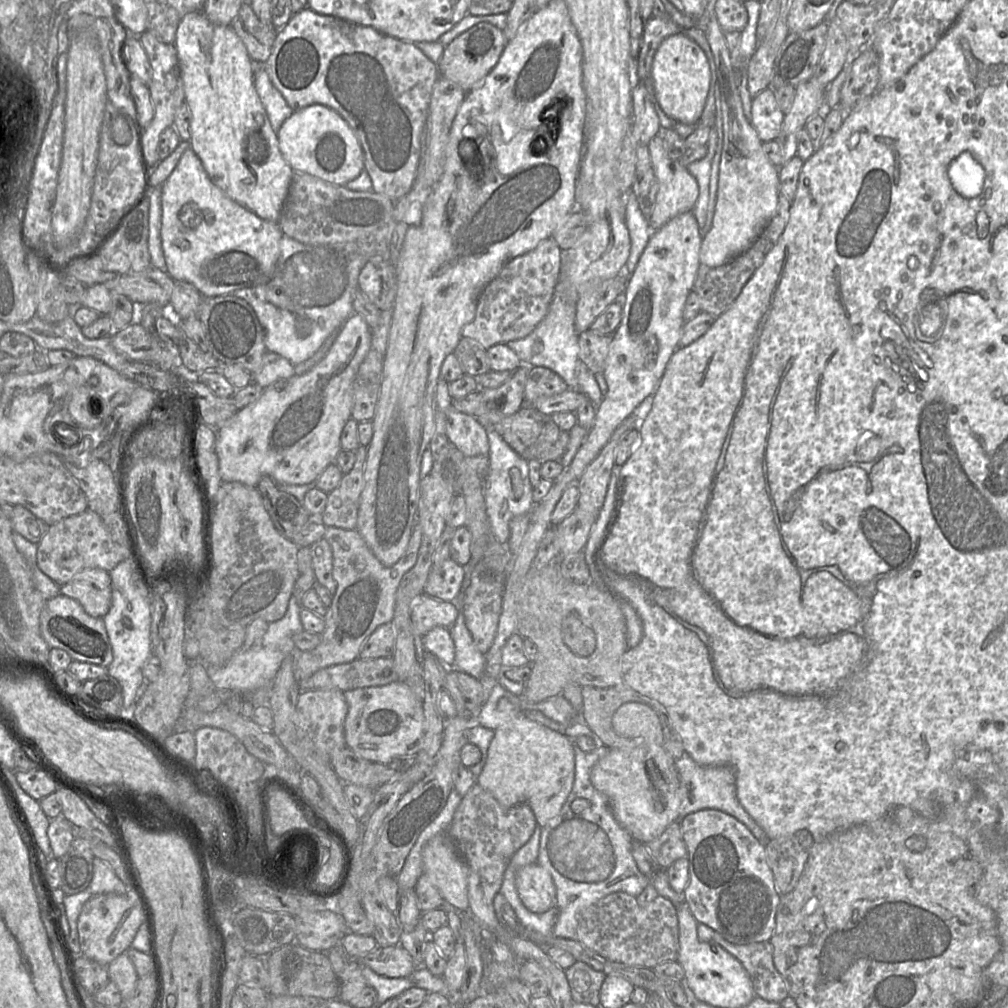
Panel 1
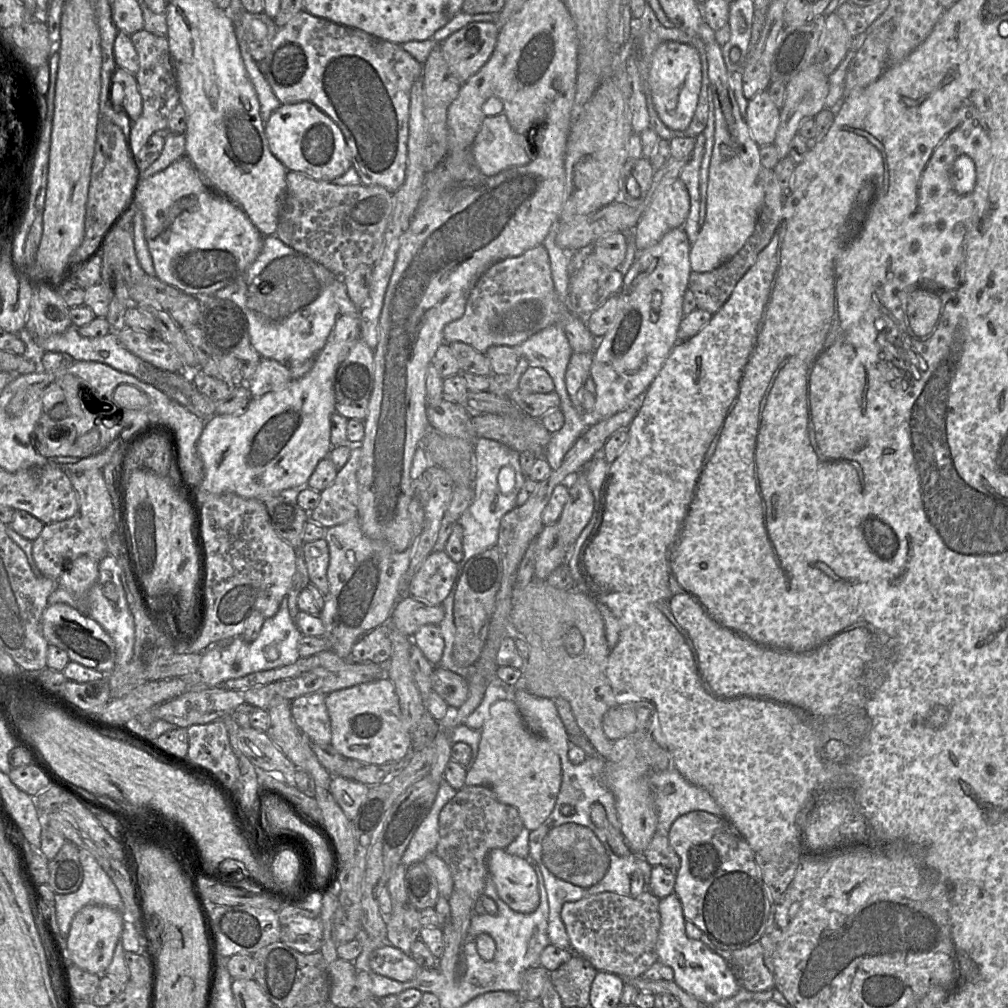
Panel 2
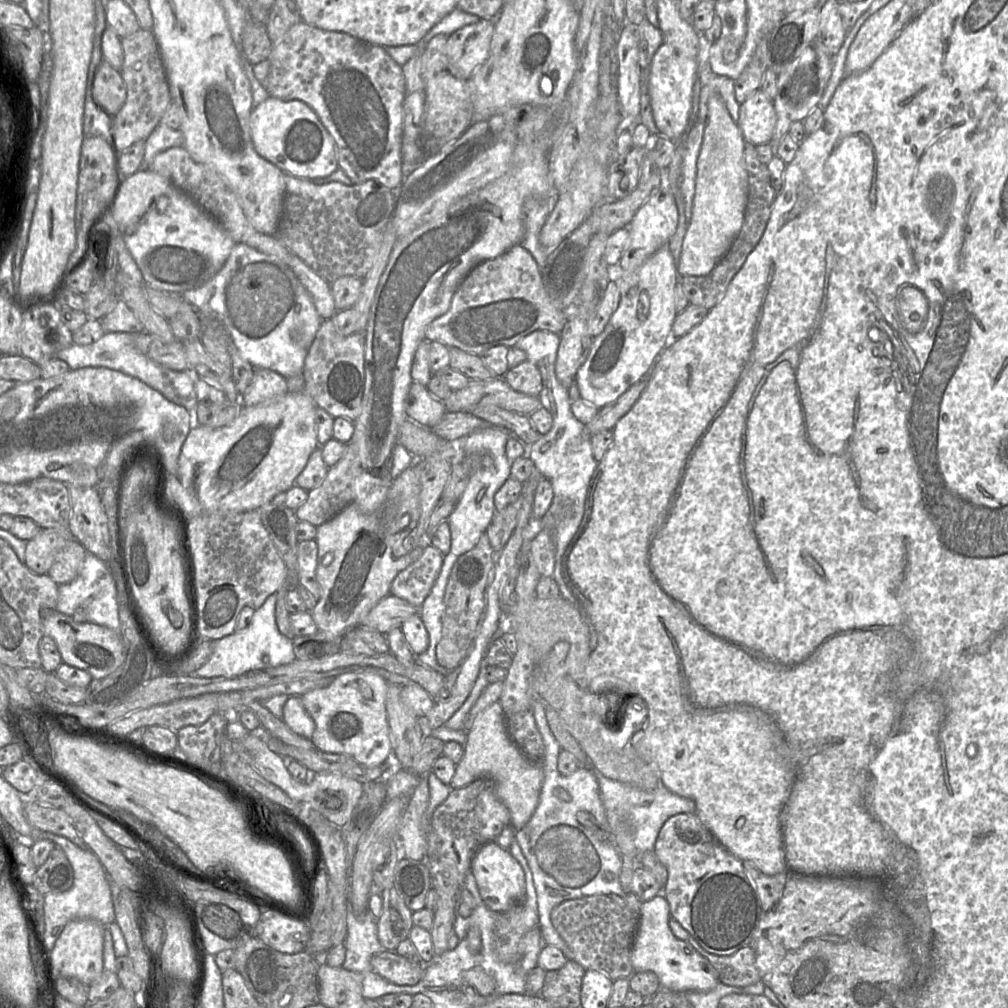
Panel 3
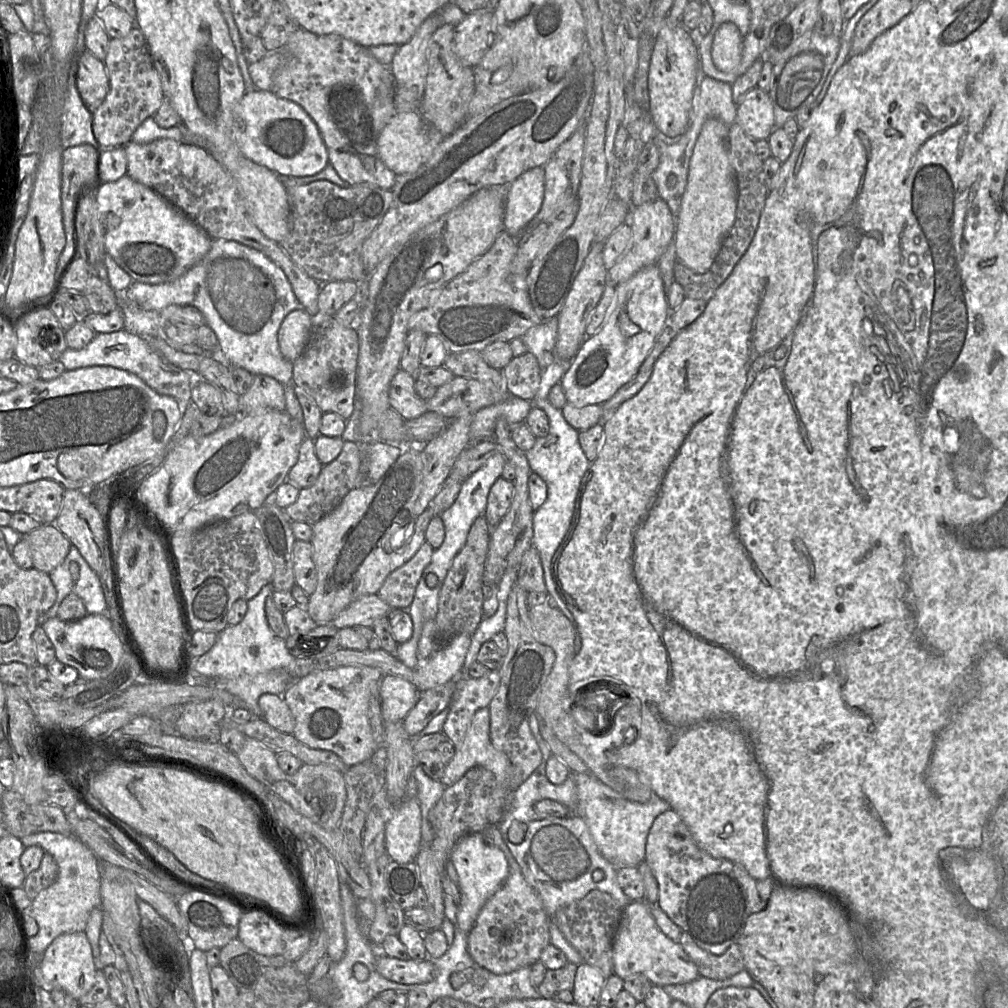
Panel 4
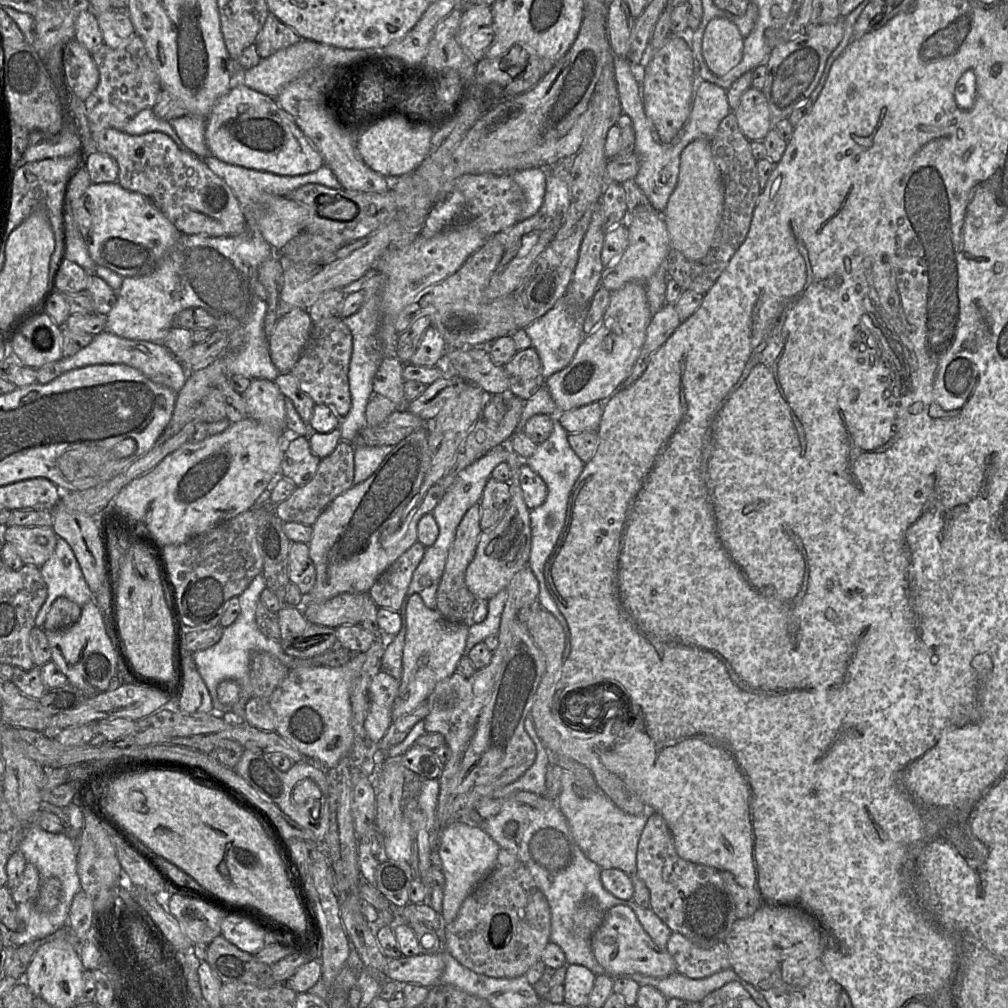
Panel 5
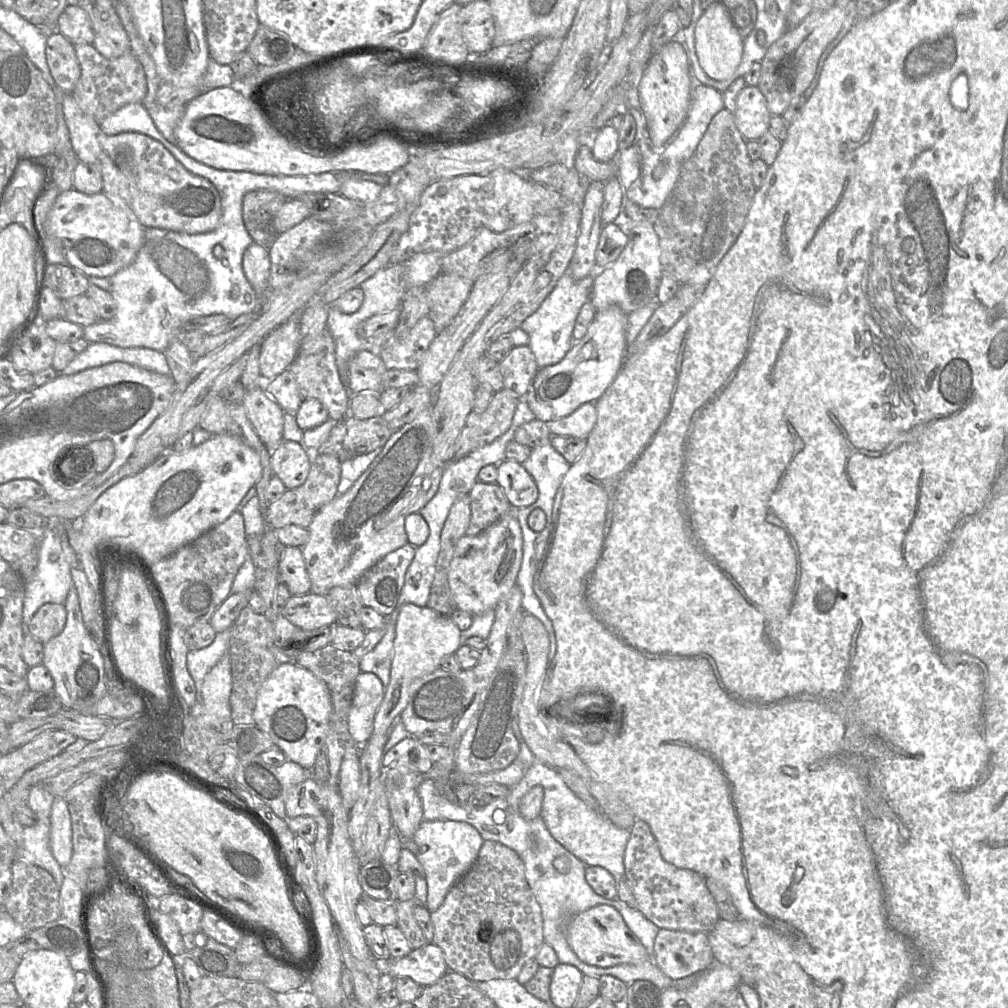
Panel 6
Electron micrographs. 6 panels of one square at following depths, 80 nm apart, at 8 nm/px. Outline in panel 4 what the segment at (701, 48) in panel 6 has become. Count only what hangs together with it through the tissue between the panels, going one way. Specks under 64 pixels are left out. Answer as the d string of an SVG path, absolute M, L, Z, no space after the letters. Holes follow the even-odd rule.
M730 22L722 23L713 35L711 57L715 67L722 72L730 72L741 59L742 41L738 28Z

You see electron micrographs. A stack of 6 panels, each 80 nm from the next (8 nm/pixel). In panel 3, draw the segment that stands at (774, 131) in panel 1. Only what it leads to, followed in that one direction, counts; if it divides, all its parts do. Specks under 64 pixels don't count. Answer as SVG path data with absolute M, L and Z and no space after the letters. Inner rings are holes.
M760 89L740 105L737 124L746 142L753 145L772 142L776 121L773 102Z

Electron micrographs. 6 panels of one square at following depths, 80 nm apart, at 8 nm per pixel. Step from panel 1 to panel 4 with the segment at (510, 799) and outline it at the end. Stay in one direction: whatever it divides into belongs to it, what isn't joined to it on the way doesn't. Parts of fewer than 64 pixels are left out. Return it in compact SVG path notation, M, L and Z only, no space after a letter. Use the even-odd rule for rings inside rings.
M488 706L474 715L465 740L460 748L457 748L455 756L447 764L445 773L439 781L448 787L477 766L491 771L499 781L504 781L509 777L511 767L509 758L491 743Z

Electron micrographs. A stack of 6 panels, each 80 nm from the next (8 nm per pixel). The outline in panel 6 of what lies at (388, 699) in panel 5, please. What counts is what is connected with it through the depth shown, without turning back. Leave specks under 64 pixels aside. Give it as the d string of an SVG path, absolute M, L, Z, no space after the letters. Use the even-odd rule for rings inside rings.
M361 672L358 675L349 712L349 732L355 742L366 743L370 738L385 690L375 674Z

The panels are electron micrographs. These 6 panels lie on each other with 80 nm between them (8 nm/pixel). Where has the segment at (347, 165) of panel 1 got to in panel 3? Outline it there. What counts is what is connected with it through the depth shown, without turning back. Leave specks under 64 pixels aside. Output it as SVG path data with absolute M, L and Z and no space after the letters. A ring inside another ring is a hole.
M270 96L252 109L249 125L257 153L284 173L312 180L329 176L339 168L332 136L315 111L300 100Z

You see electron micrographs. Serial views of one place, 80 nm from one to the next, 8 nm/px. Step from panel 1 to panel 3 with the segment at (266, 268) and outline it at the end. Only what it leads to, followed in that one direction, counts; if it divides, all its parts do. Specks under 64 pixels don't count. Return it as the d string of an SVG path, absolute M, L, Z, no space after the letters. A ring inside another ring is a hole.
M139 170L122 178L106 214L118 225L146 286L182 294L209 282L225 265L236 242L169 179Z

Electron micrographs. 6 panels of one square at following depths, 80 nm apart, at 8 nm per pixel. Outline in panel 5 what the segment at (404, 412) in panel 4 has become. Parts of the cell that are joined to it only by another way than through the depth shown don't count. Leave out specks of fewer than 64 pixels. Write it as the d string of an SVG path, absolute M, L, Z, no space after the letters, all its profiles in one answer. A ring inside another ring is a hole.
M396 356L385 357L378 365L372 381L373 395L389 399L396 411L406 411L409 403L404 394L403 367L404 364Z

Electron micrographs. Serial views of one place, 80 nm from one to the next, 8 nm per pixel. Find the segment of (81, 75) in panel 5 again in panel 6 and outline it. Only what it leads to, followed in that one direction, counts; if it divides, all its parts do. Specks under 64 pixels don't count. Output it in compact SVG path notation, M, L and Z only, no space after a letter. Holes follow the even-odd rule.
M54 31L46 37L45 54L55 84L65 92L73 92L81 75L74 43Z

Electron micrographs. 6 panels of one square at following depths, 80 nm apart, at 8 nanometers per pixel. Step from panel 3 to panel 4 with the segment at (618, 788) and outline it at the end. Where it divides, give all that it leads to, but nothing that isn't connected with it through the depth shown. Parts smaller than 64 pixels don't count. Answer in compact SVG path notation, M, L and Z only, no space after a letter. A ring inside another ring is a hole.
M572 773L577 787L577 801L573 813L587 825L600 854L616 868L637 867L644 861L647 836L654 820L672 810L669 803L653 794L647 803L632 802L592 773Z

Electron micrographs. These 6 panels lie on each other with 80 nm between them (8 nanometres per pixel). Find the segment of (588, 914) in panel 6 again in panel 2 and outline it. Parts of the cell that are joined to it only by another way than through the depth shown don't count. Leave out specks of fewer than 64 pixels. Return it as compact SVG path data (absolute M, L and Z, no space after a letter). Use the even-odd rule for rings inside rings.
M673 893L660 899L659 912L661 926L656 943L658 962L673 969L674 982L697 1000L710 1006L735 996L741 987L728 963L702 941L686 935L686 918L678 896Z

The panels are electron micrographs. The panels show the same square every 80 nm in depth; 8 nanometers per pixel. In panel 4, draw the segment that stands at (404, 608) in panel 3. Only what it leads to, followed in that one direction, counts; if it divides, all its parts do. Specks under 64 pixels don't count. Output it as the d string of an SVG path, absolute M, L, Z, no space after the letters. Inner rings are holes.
M377 594L365 595L342 610L331 625L337 629L351 626L371 628L378 619L387 617L392 609Z

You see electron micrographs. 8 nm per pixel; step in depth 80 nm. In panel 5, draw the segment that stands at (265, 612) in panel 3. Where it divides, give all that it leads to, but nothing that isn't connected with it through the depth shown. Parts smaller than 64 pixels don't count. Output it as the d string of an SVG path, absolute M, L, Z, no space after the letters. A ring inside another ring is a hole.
M260 574L256 576L246 590L238 597L240 600L241 612L236 621L227 628L224 628L220 640L212 647L198 651L192 654L196 668L205 682L213 698L214 711L222 718L222 714L232 711L244 718L245 699L241 697L240 701L232 706L220 704L216 698L216 688L220 682L226 679L238 681L249 672L250 657L253 652L265 651L274 655L288 669L295 663L295 658L284 653L281 641L267 638L258 628L256 623L256 608L263 590L266 589L264 577Z

